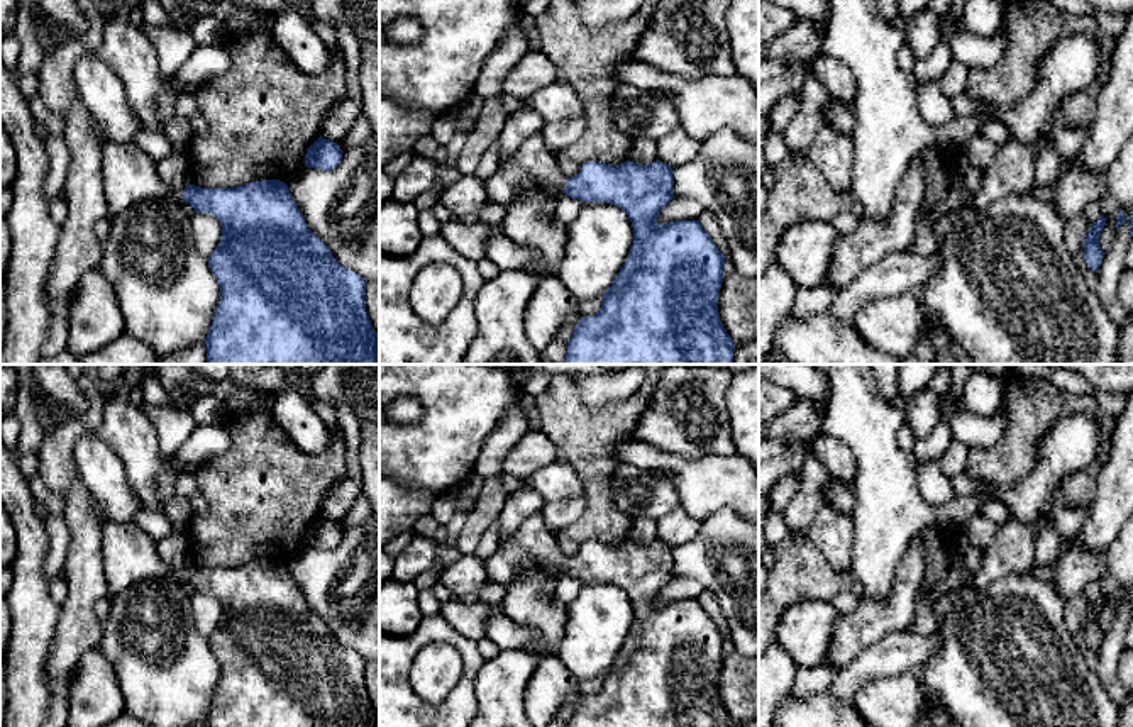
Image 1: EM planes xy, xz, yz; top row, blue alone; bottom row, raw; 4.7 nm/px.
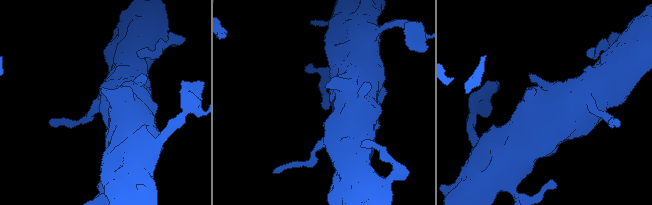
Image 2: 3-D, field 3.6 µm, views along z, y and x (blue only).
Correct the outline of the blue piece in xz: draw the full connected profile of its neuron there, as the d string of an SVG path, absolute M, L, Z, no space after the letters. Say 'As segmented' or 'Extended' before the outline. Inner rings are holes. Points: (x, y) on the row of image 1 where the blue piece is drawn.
Extended. M537 132L510 161L500 163L483 185L488 202L503 207L522 200L530 188L547 188L584 202L616 205L632 222L630 254L603 295L601 310L579 319L562 364L733 364L735 342L718 314L725 256L699 220L657 222L660 210L676 198L669 164L659 159L652 164L628 159L616 166L588 161L576 176L567 178L557 153L549 149Z

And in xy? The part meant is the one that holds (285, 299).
Extended. M112 141L102 146L102 181L110 215L149 198L174 198L220 220L222 237L208 258L220 285L220 302L205 339L207 364L379 364L379 332L366 312L364 278L342 266L329 246L308 229L285 181L263 180L235 188L190 185L173 190L158 175L156 163L134 142Z

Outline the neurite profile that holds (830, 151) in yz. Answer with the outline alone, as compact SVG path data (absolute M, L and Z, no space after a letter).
M821 120L810 146L808 159L837 191L852 191L854 142L832 124Z

